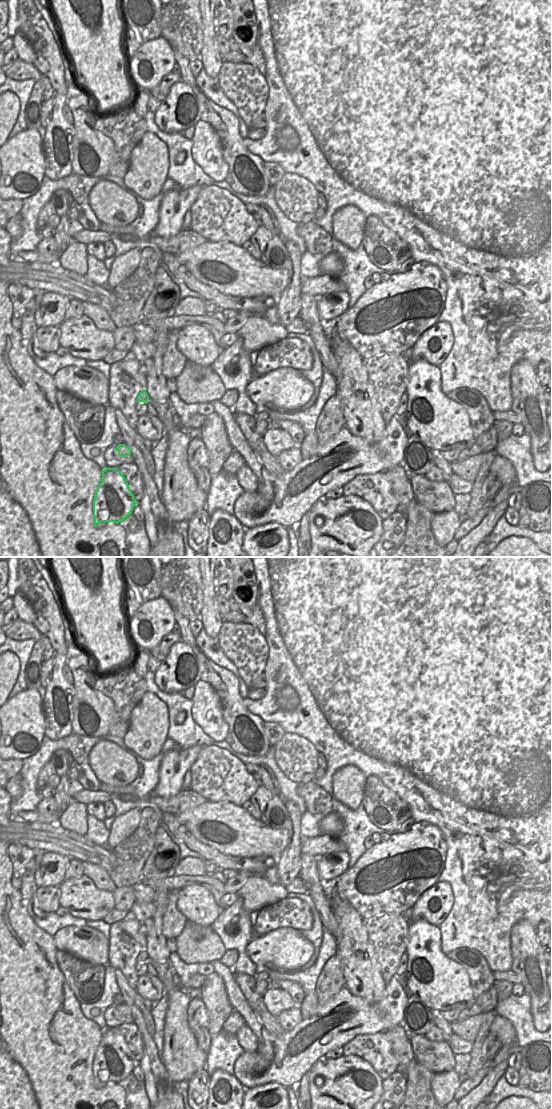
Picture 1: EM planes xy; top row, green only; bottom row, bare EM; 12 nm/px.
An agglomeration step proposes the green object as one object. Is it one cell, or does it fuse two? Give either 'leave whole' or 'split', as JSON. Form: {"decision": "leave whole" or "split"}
{"decision": "leave whole"}

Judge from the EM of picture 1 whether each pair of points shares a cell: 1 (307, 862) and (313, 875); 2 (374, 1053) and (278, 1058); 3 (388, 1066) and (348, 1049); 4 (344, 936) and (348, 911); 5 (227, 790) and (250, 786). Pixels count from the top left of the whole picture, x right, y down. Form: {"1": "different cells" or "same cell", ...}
{"1": "same cell", "2": "different cells", "3": "same cell", "4": "same cell", "5": "same cell"}

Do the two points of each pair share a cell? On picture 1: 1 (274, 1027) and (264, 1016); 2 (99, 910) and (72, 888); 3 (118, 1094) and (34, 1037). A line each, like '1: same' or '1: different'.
1: same
2: same
3: same

